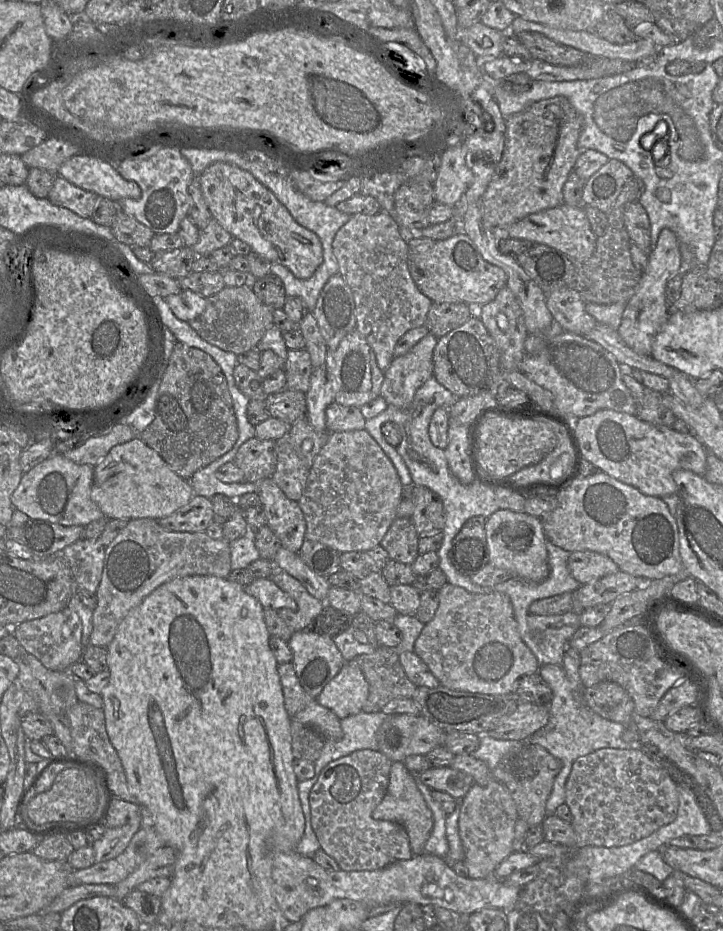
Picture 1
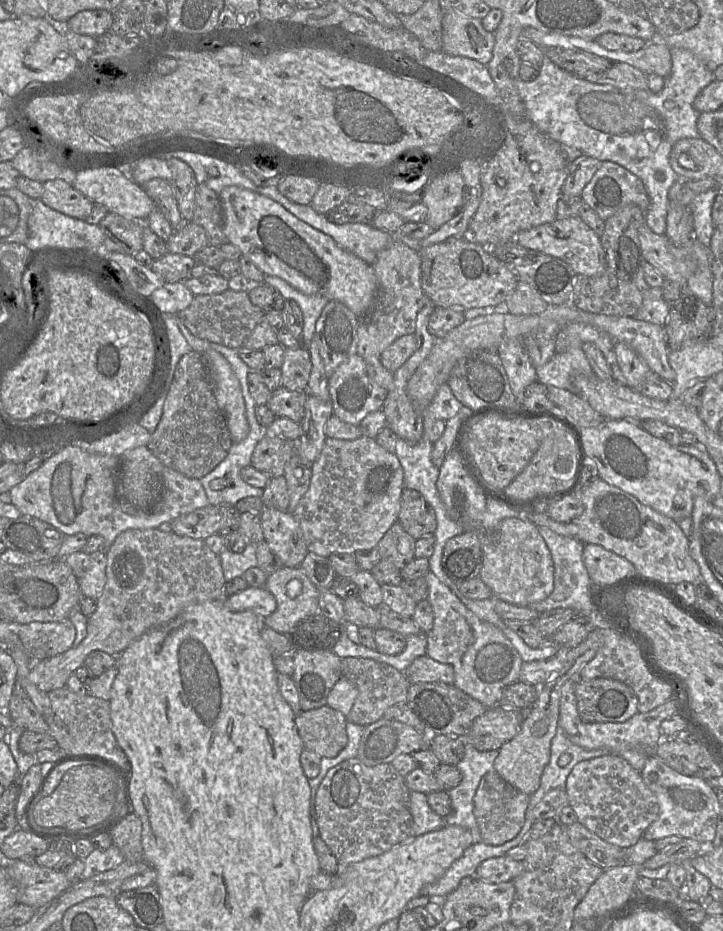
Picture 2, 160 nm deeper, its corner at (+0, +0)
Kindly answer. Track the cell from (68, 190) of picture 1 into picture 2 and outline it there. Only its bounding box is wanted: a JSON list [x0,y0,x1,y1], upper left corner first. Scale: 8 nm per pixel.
[41,178,94,220]

